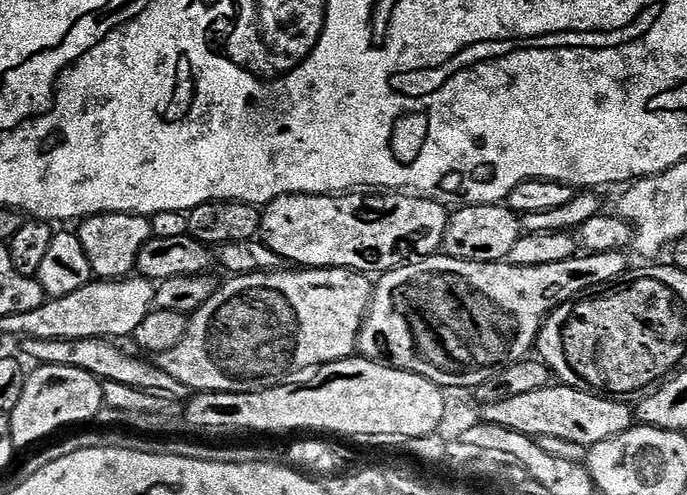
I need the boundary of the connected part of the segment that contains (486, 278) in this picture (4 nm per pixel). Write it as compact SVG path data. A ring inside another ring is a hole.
M627 251L590 252L575 254L565 261L552 262L550 265L536 266L520 266L509 262L466 262L443 254L413 259L383 273L375 281L372 303L360 328L359 355L367 356L370 360L385 360L393 368L418 374L444 389L475 389L476 385L486 382L486 378L495 372L517 364L533 351L541 324L555 308L587 293L595 284L616 280L623 272L629 271L628 255Z

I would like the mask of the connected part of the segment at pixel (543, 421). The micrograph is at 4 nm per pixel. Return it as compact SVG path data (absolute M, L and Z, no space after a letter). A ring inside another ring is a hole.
M556 387L530 390L530 394L518 394L508 396L505 400L485 403L482 408L483 423L497 424L530 437L562 438L583 446L606 442L606 438L617 436L633 428L634 408L631 403L620 398L609 398L584 388Z

